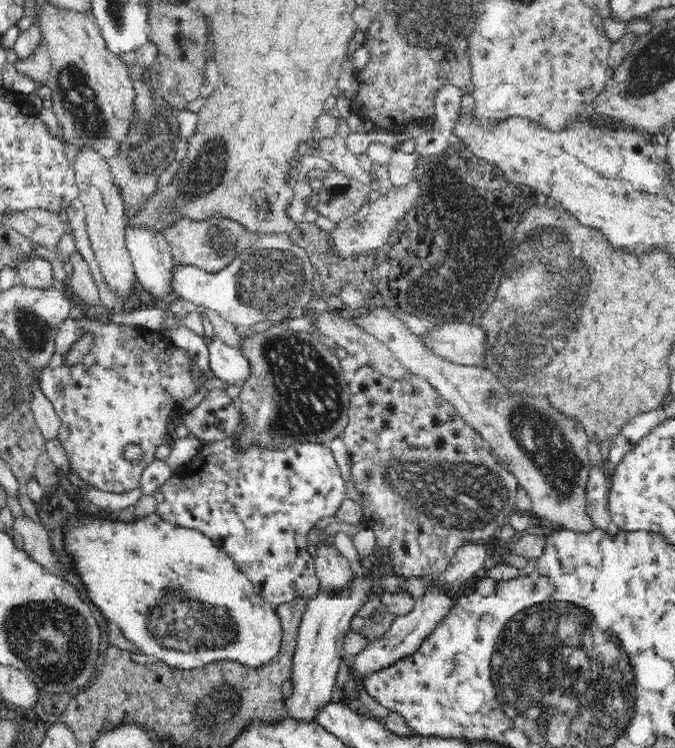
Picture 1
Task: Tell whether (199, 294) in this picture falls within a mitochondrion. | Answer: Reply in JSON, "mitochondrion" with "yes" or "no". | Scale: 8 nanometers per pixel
{"mitochondrion":"no"}

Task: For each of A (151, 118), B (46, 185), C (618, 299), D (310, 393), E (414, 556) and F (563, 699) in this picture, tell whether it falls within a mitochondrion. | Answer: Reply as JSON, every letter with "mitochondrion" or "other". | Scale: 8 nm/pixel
{"A":"mitochondrion","B":"other","C":"other","D":"mitochondrion","E":"other","F":"mitochondrion"}

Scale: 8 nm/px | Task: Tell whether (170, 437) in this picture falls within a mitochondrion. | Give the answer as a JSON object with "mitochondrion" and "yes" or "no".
{"mitochondrion":"no"}

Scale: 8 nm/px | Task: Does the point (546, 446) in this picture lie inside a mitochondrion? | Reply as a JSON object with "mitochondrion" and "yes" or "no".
{"mitochondrion":"yes"}

